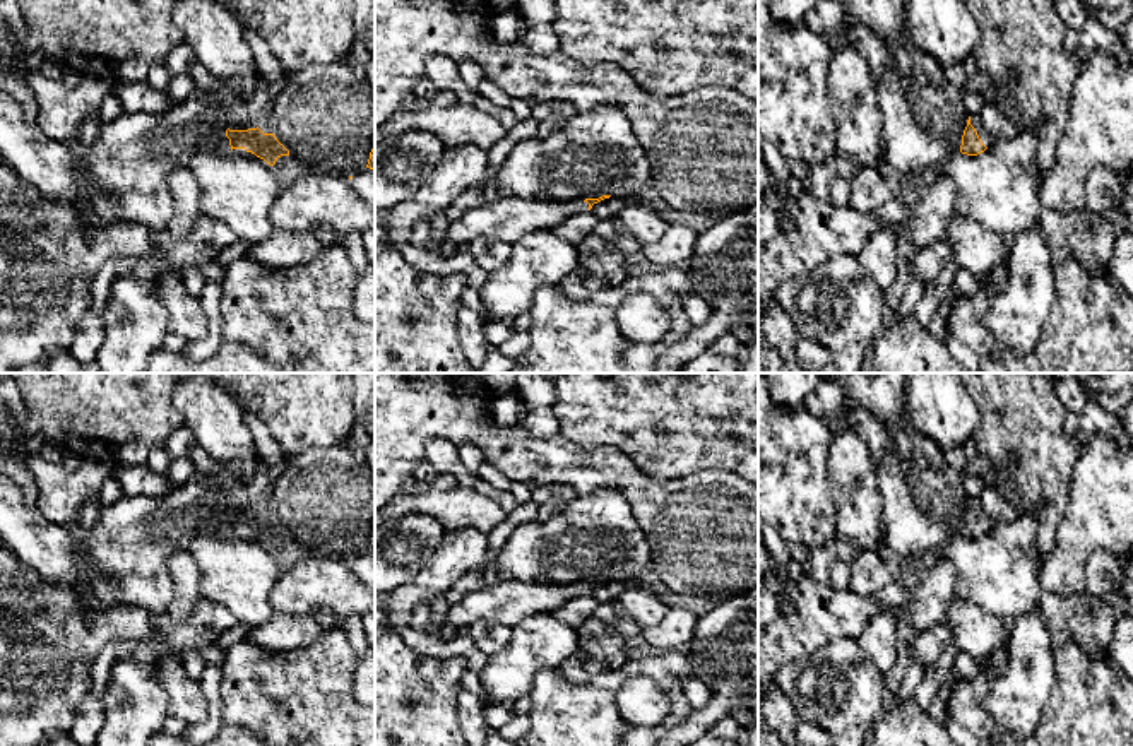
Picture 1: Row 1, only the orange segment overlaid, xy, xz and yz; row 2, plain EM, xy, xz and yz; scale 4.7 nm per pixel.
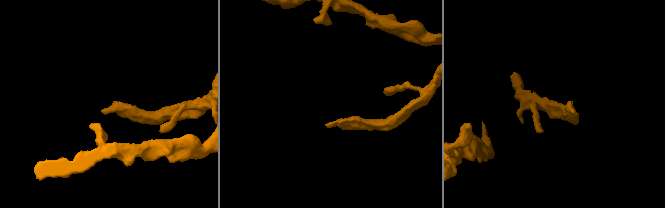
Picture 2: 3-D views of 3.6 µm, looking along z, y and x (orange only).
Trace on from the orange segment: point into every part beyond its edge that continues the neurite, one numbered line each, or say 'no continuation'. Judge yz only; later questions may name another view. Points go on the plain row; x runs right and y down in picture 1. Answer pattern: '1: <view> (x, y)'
1: yz (976, 505)

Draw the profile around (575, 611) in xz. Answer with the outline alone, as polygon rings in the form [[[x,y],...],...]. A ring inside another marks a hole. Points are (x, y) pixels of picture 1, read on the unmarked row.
[[[582,595],[570,599],[561,607],[555,609],[551,614],[577,630],[582,626],[587,619],[594,618],[596,607],[599,602],[590,595]]]

